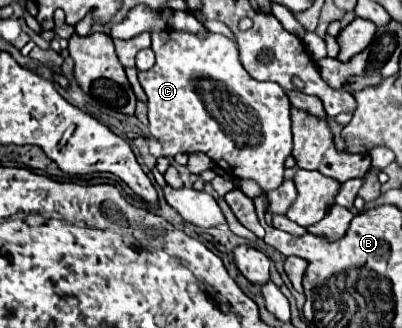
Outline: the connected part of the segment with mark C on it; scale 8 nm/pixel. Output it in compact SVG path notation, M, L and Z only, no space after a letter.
M173 28L151 32L151 50L157 62L151 70L139 72L139 84L147 94L149 132L163 146L163 156L177 152L207 154L219 168L233 172L237 178L255 180L265 192L275 190L283 182L285 158L291 156L291 114L289 98L275 82L253 80L239 62L239 52L233 40L223 34L191 34Z

